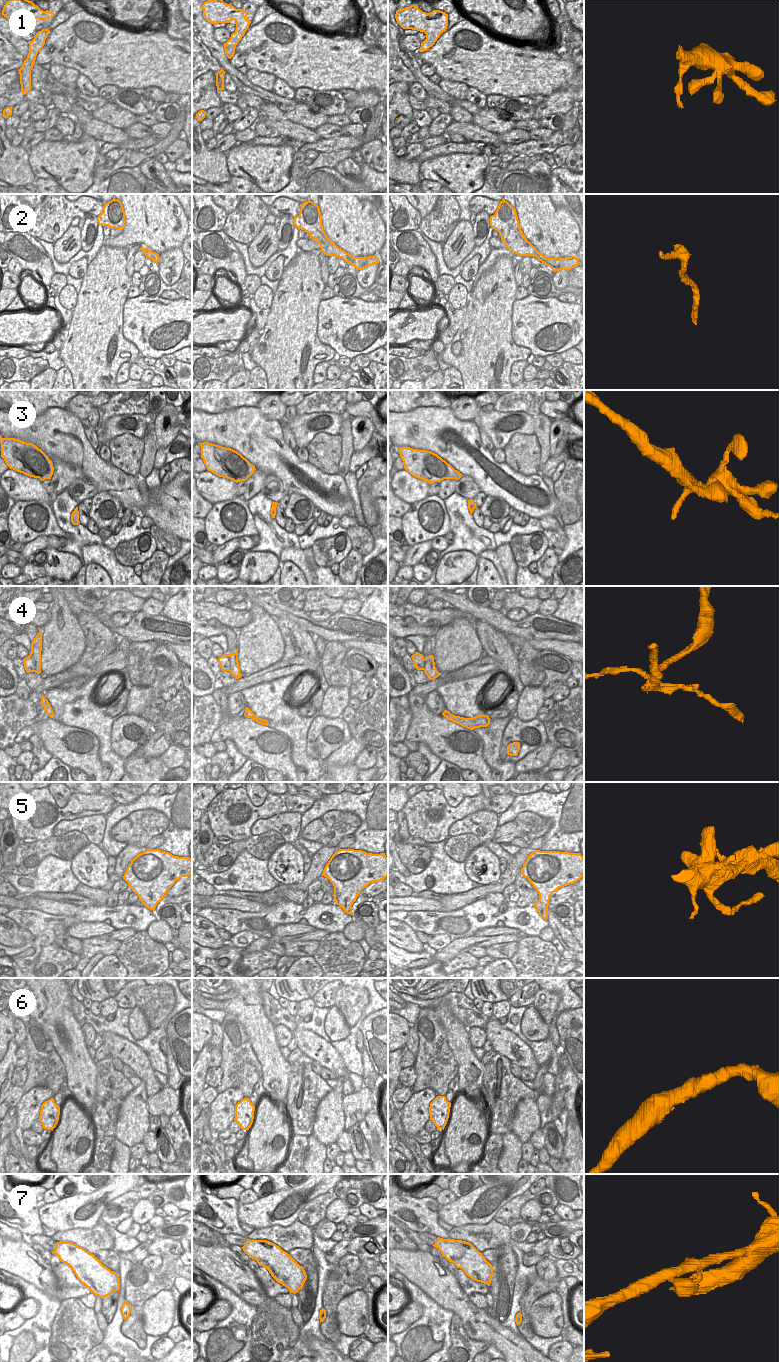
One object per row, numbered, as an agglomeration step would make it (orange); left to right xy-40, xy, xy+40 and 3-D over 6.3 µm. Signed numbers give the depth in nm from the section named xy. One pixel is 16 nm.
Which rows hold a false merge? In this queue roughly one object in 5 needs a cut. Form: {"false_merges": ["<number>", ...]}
{"false_merges": ["1", "4"]}

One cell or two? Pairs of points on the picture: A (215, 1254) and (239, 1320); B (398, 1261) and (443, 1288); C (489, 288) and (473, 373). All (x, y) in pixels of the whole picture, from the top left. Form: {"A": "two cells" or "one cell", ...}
{"A": "two cells", "B": "one cell", "C": "one cell"}

